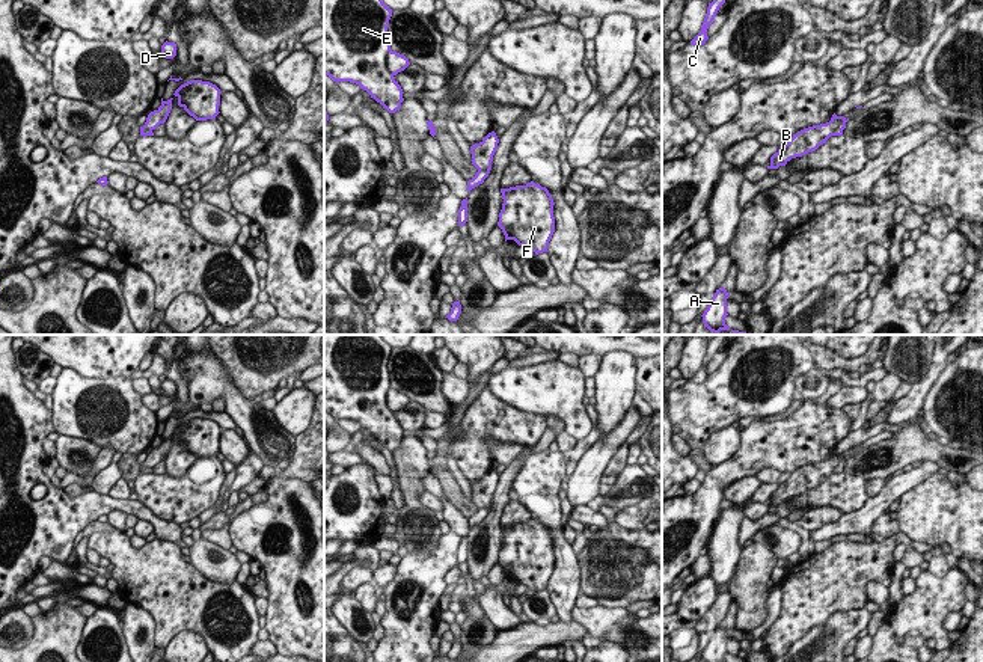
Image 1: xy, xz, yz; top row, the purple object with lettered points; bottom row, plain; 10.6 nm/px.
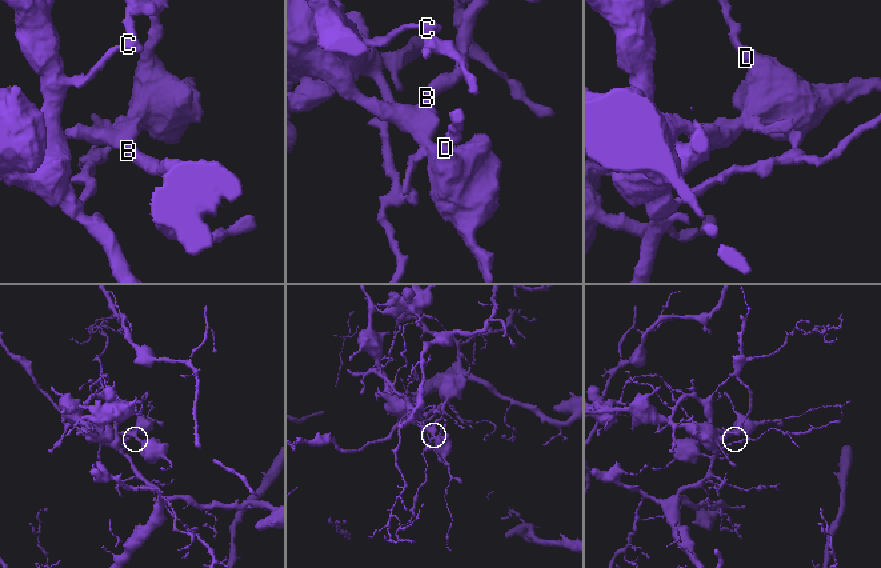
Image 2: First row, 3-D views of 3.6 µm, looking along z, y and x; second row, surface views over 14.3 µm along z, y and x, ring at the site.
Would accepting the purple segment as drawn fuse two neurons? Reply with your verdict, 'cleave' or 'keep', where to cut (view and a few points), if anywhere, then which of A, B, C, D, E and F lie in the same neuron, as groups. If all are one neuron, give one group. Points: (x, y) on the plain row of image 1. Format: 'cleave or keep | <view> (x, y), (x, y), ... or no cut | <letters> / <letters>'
cleave | xz (389, 388), (386, 404), (392, 413) | A C / B D E F

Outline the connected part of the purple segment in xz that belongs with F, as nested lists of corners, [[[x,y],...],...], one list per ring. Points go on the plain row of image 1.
[[[534,519],[501,526],[502,547],[498,564],[507,578],[514,578],[535,593],[547,590],[555,570],[553,537],[546,525]]]

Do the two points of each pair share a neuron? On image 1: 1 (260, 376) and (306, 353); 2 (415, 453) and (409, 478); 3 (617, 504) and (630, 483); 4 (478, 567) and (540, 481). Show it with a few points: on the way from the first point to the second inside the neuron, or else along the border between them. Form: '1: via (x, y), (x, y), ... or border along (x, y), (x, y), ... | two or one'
1: via (272, 367), (281, 358), (294, 356) | one
2: via (410, 459), (409, 472) | one
3: via (618, 499), (630, 487) | one
4: border along (523, 466), (513, 480), (508, 499) | two

